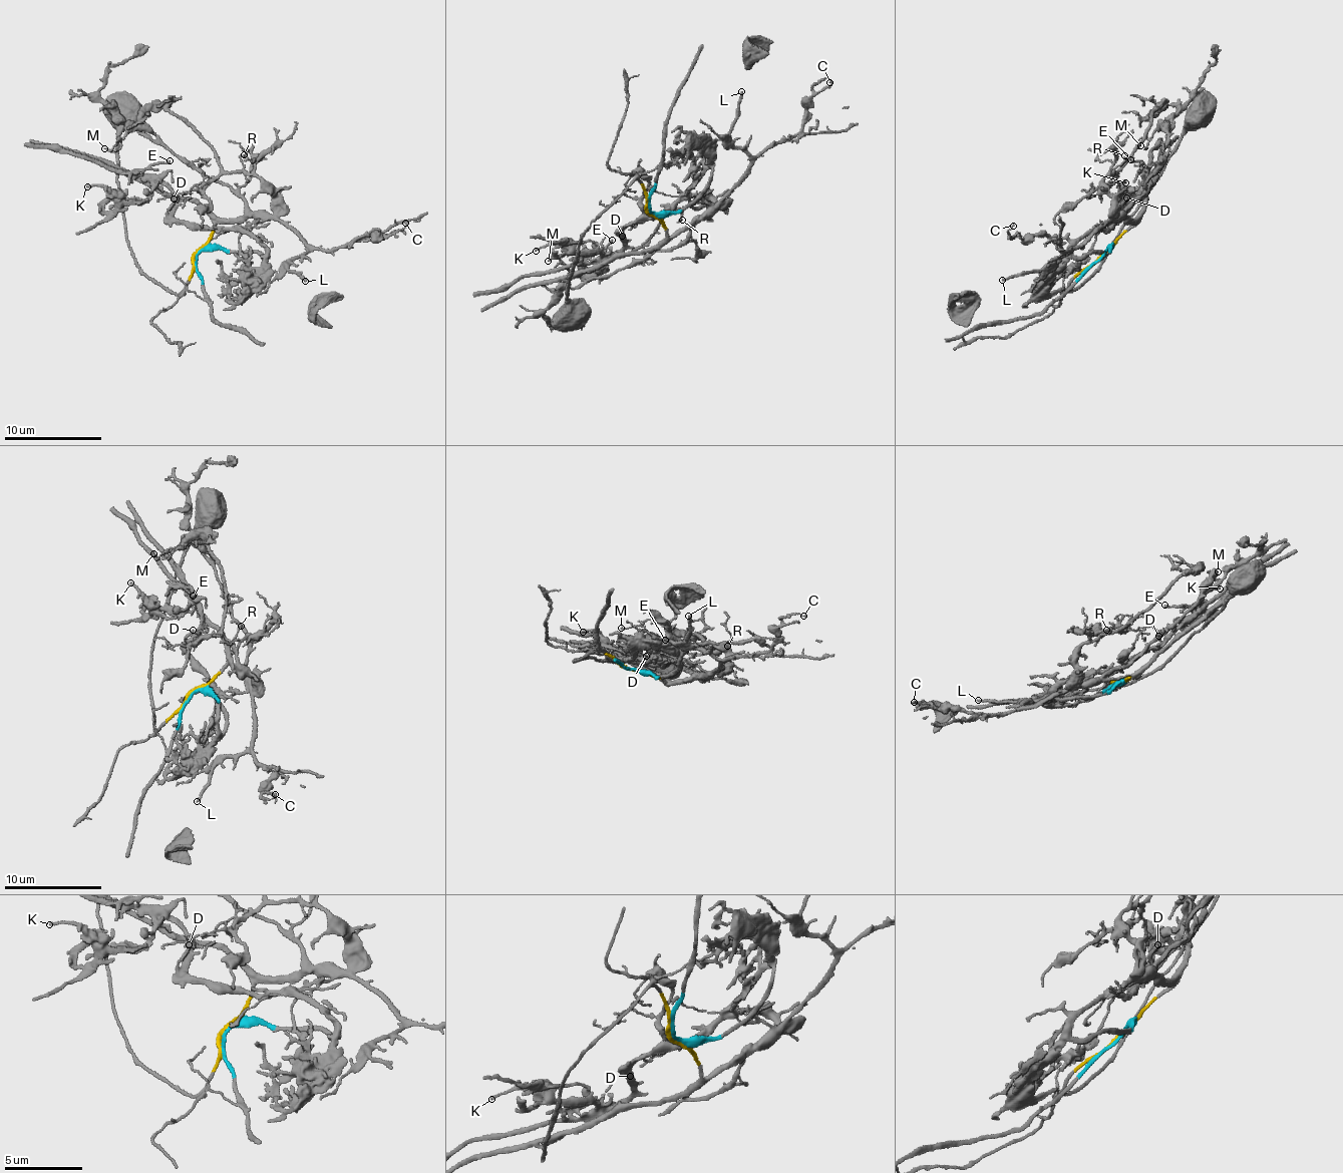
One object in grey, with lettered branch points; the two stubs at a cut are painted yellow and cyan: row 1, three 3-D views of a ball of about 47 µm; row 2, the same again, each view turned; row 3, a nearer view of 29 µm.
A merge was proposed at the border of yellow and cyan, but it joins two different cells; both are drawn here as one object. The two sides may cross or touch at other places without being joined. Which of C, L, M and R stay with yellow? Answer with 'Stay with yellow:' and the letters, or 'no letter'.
Stay with yellow: C, L, M, R

